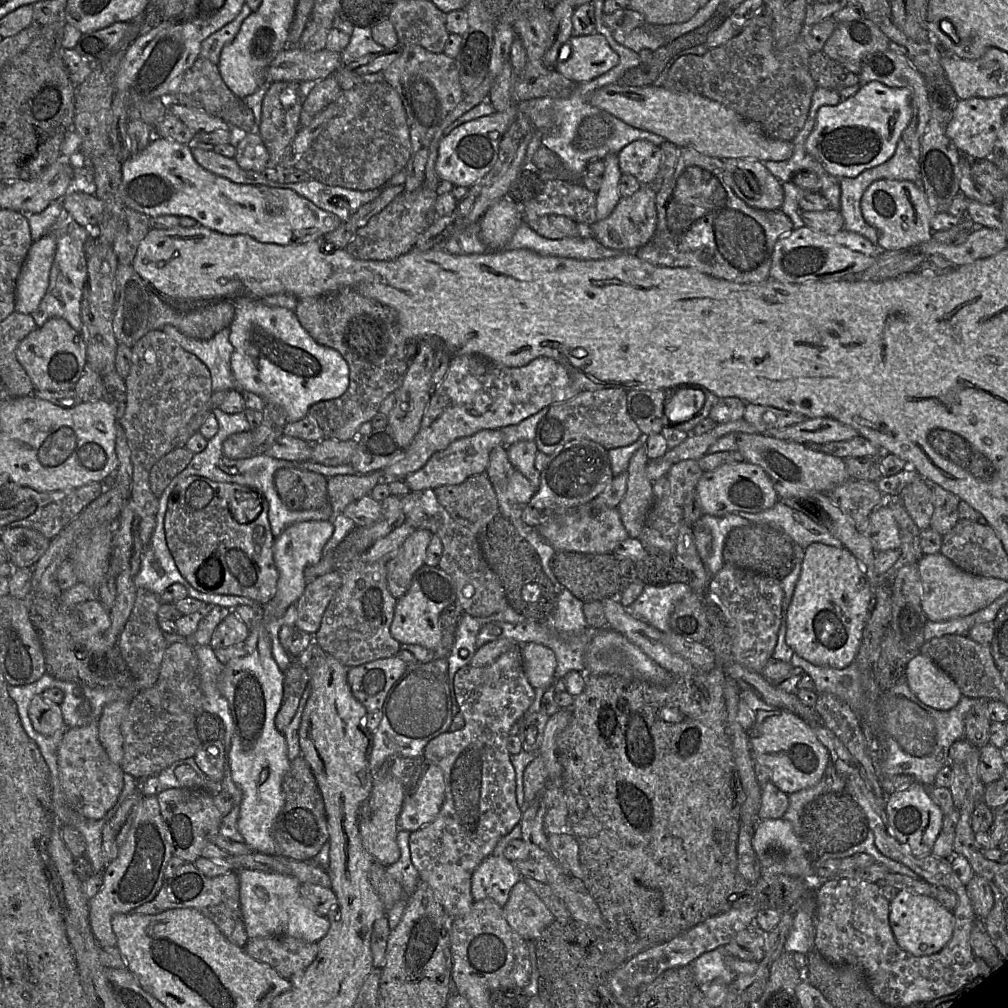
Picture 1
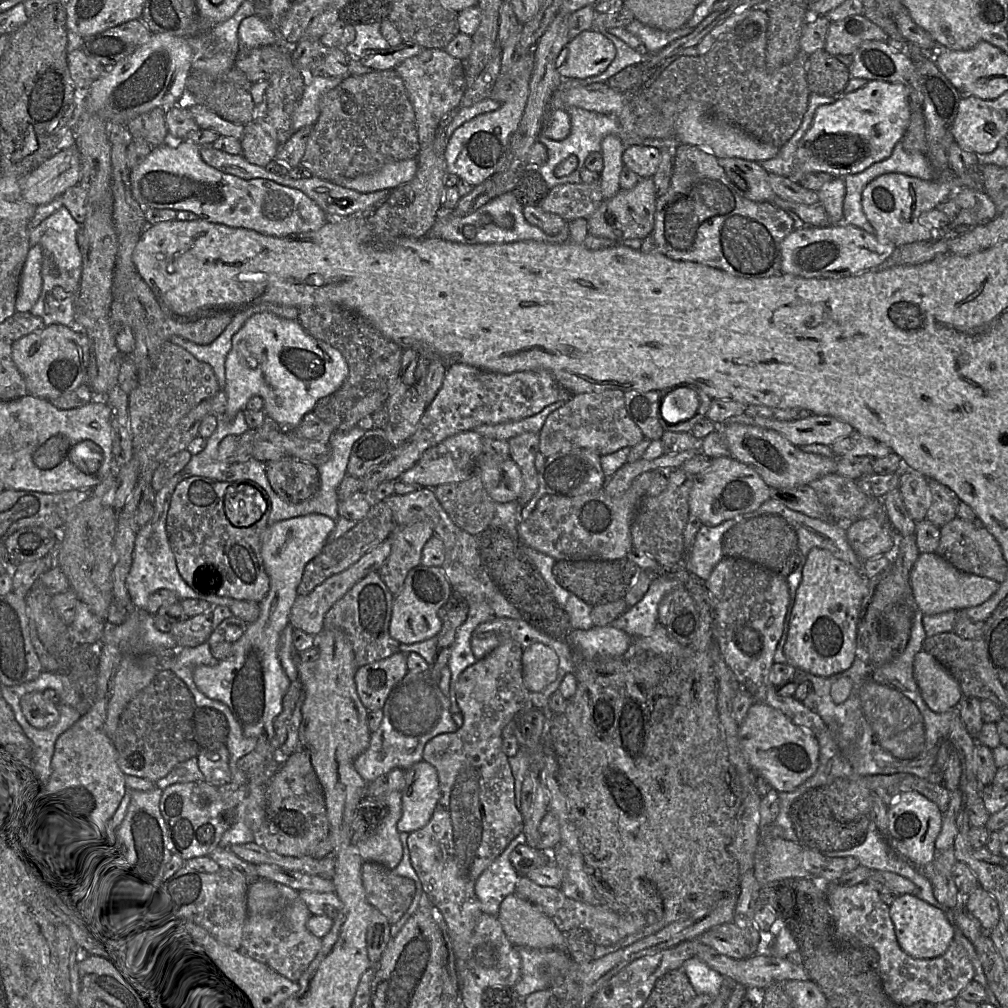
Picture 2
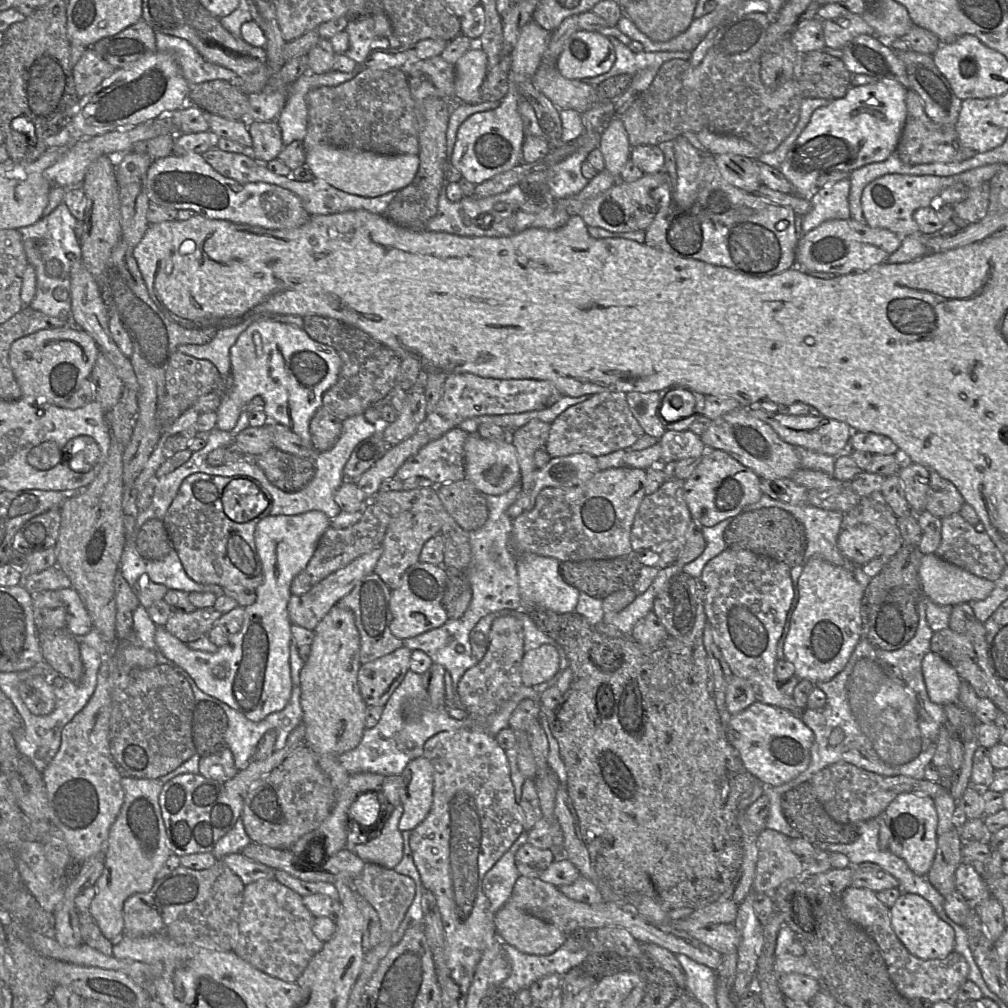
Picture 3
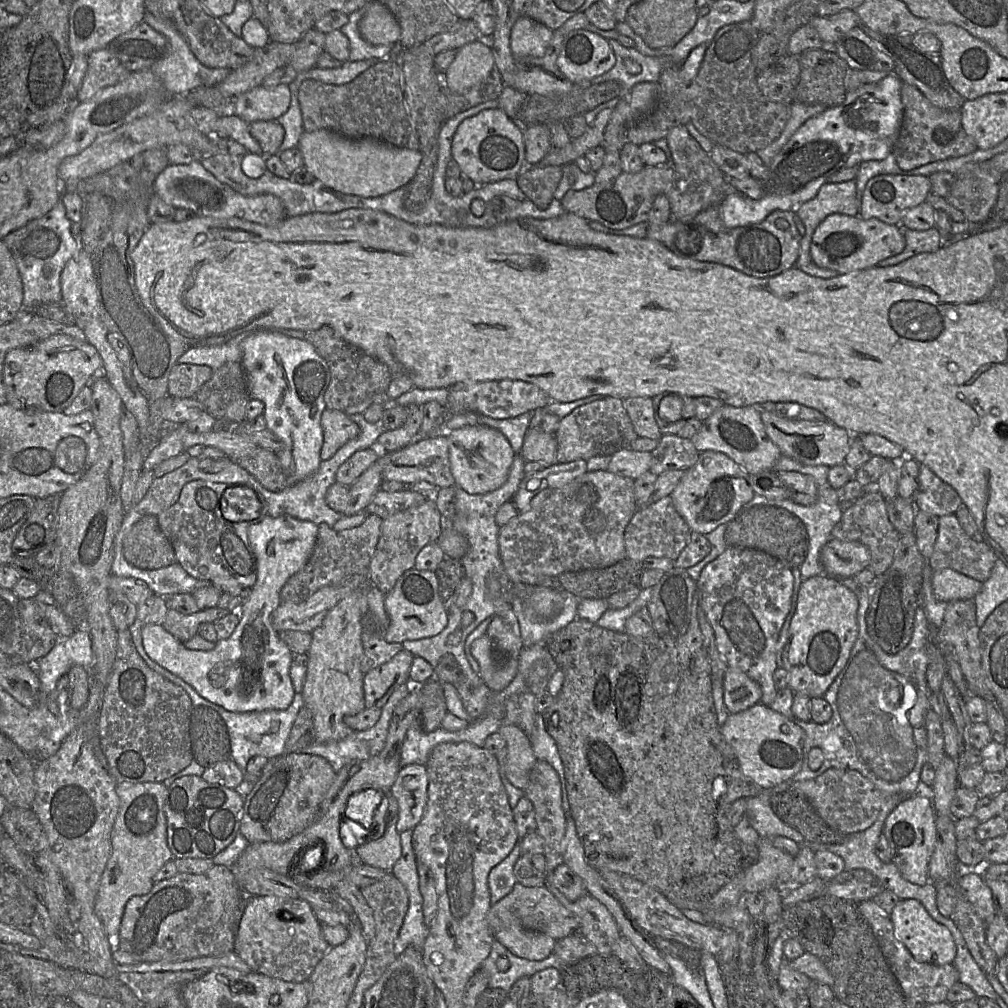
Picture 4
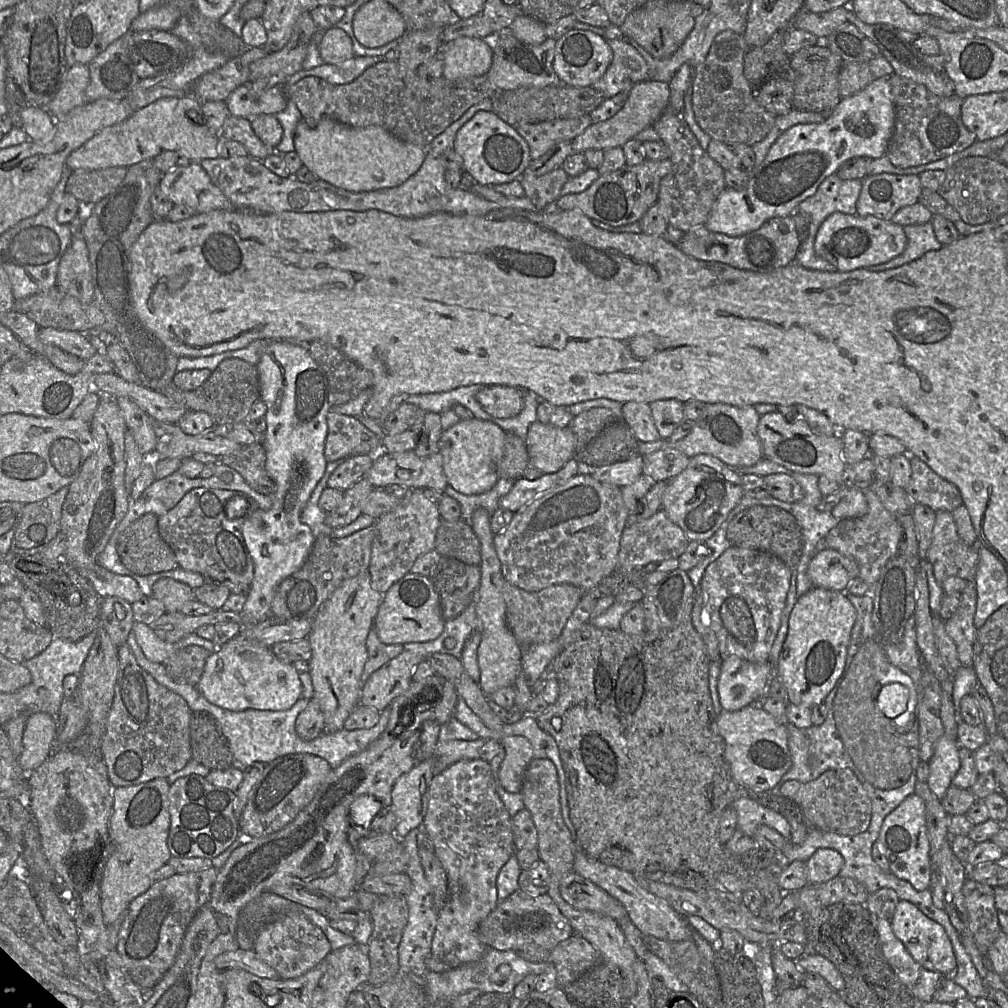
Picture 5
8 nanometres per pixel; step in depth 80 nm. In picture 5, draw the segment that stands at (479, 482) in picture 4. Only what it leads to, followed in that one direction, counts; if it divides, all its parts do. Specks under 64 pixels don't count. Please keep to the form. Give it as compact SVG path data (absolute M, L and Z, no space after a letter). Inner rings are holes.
M475 417L460 420L443 431L439 440L443 471L448 485L465 495L489 491L499 480L497 466L504 454L506 432L498 425Z

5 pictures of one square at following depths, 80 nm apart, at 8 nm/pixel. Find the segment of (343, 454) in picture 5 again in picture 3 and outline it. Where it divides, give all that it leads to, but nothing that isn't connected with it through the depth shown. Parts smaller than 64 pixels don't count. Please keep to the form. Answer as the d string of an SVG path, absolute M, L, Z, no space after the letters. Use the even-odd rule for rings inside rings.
M323 407L317 409L309 424L312 447L316 452L329 450L340 437L341 431L342 421Z

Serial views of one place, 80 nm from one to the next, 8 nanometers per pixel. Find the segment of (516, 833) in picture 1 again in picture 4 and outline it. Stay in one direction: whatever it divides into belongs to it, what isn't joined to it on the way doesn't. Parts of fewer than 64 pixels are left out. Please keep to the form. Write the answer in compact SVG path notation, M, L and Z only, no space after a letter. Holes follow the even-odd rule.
M520 841L516 843L509 855L493 867L488 875L491 905L495 905L509 894L517 882L514 865L521 855Z

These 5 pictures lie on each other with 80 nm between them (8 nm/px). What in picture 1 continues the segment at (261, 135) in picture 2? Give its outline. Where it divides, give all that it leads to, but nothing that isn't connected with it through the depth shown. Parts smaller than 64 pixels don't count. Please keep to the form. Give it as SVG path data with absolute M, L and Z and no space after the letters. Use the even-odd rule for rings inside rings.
M258 131L237 133L236 140L233 144L236 146L234 159L243 170L262 173L269 166L269 153Z

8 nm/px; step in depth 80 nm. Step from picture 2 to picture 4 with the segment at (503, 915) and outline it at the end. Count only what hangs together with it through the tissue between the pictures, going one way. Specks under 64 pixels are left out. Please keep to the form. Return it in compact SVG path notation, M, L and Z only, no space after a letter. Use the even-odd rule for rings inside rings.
M522 927L503 929L494 935L514 955L534 961L543 960L552 954L557 942L548 935Z

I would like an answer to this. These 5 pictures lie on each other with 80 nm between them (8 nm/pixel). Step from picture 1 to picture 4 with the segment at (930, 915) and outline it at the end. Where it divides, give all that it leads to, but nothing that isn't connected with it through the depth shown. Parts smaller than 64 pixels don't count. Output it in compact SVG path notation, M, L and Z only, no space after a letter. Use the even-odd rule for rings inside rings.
M900 900L889 916L895 936L906 946L916 961L933 965L953 964L956 945L951 932L946 926L936 922L918 900Z

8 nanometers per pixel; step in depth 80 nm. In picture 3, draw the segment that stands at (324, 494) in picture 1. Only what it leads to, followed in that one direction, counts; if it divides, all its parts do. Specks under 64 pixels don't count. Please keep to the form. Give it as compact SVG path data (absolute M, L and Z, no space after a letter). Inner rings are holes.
M274 447L251 460L262 469L269 482L283 492L301 490L315 474L313 459L304 459Z

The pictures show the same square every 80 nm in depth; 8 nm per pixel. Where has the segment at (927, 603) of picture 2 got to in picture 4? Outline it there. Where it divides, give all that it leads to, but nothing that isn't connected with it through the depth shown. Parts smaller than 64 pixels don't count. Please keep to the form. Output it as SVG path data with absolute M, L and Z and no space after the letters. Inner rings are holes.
M950 568L933 571L932 589L935 597L949 603L973 599L983 583Z

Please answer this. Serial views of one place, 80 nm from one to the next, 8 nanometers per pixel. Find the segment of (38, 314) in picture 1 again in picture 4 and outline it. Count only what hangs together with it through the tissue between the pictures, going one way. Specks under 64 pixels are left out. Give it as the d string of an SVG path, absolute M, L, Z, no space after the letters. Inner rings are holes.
M59 179L60 200L44 216L29 221L10 232L2 240L9 248L22 281L22 311L32 311L42 303L62 303L60 276L67 261L78 251L79 239L72 234L72 222L66 216L61 202L66 192L65 184Z

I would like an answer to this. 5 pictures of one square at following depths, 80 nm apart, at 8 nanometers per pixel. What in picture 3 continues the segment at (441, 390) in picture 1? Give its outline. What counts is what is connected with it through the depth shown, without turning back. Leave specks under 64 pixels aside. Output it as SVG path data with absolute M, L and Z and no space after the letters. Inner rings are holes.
M472 373L448 374L445 376L442 396L437 406L426 415L414 434L395 446L389 446L384 456L355 480L355 484L364 501L372 501L379 492L380 485L384 481L394 478L397 470L405 461L428 443L439 439L449 430L458 427L462 421L479 416L519 414L544 410L557 402L562 396L552 383L544 380L484 378Z

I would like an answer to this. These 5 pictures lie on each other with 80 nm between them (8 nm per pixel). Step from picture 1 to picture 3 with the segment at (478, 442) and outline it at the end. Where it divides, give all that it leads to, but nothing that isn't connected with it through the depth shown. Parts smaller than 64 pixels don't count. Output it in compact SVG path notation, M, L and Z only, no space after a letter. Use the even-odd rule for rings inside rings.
M459 427L449 430L405 461L394 478L401 481L424 478L433 486L464 479L464 443L468 436Z

